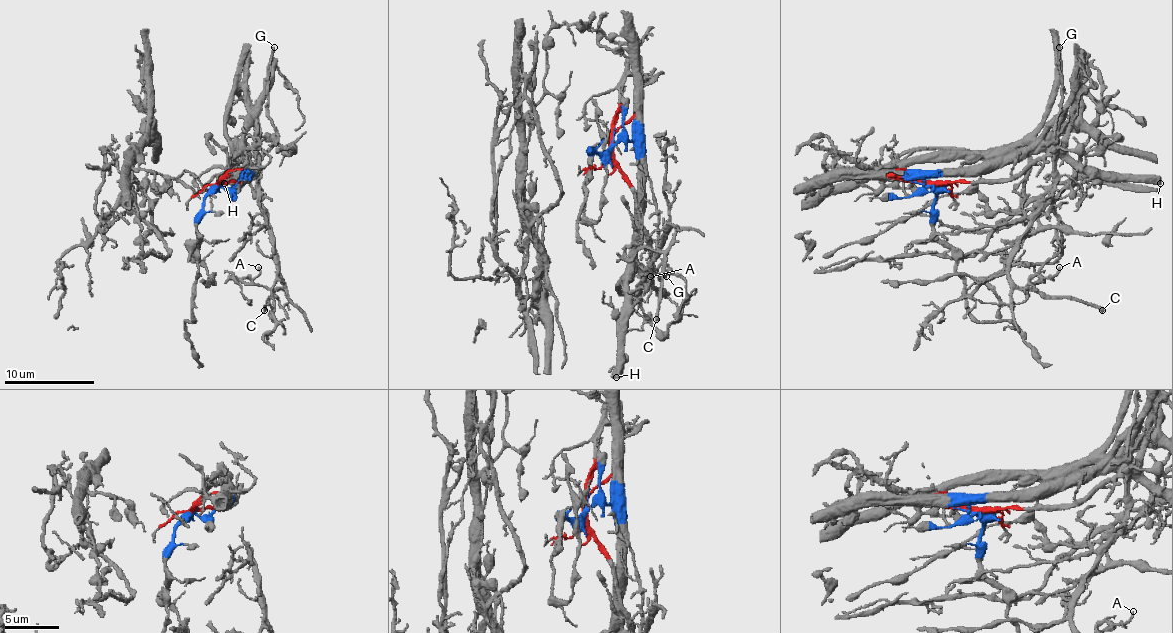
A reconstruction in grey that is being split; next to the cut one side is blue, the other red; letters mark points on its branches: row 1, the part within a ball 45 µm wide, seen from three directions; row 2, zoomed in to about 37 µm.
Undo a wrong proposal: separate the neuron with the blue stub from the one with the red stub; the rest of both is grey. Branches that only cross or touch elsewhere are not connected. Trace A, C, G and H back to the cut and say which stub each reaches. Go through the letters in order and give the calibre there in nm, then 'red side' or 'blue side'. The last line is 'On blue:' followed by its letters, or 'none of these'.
A: calibre 120 nm; red side
C: calibre 240 nm; red side
G: calibre 180 nm; red side
H: calibre 550 nm; blue side
On blue: H

